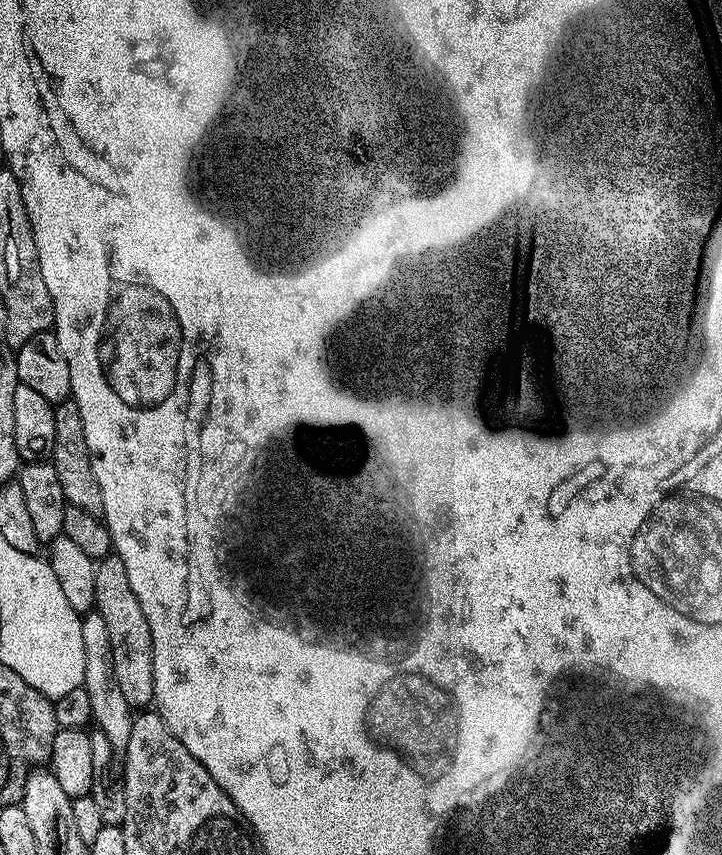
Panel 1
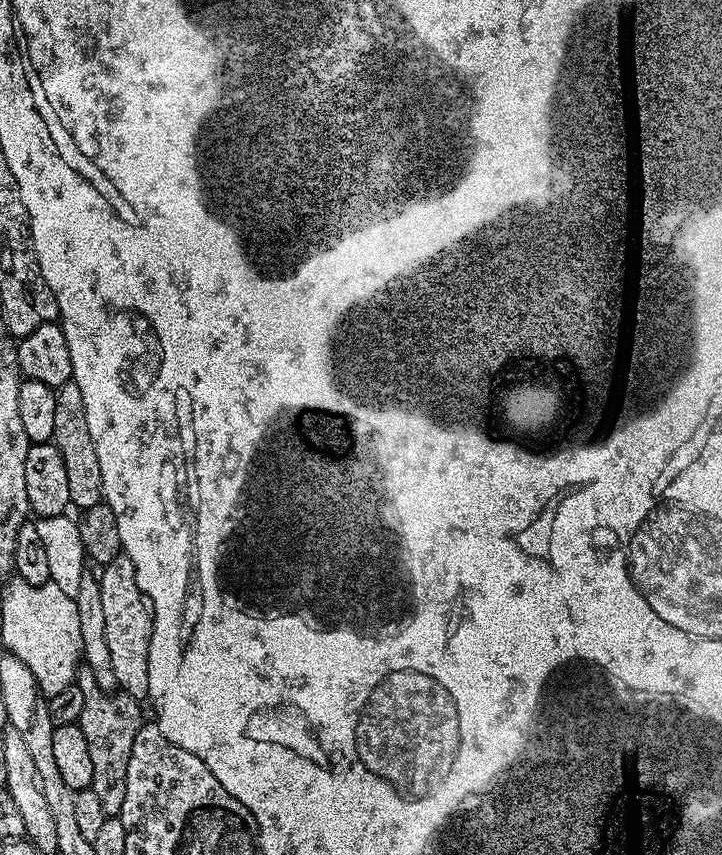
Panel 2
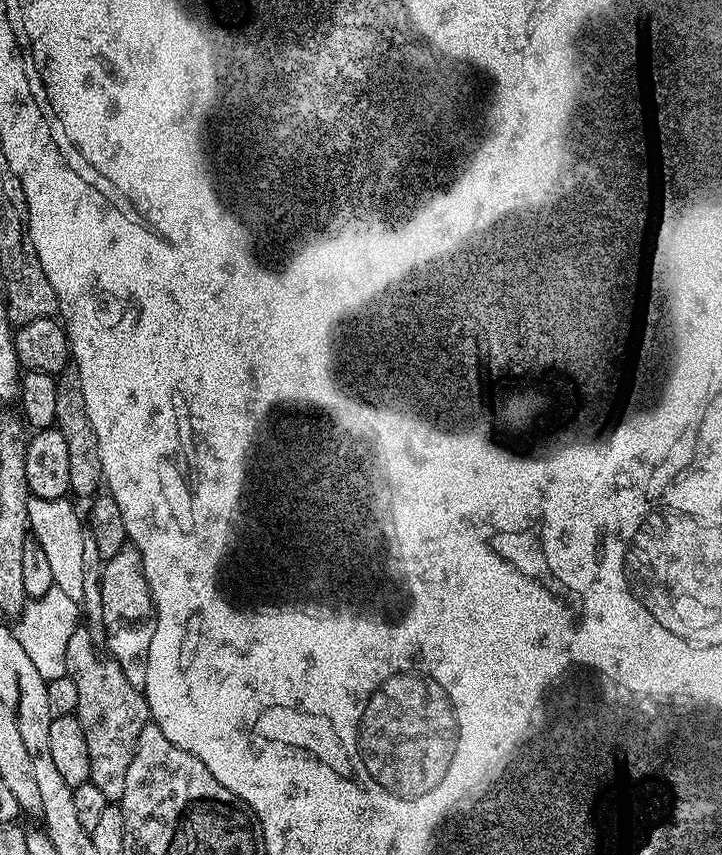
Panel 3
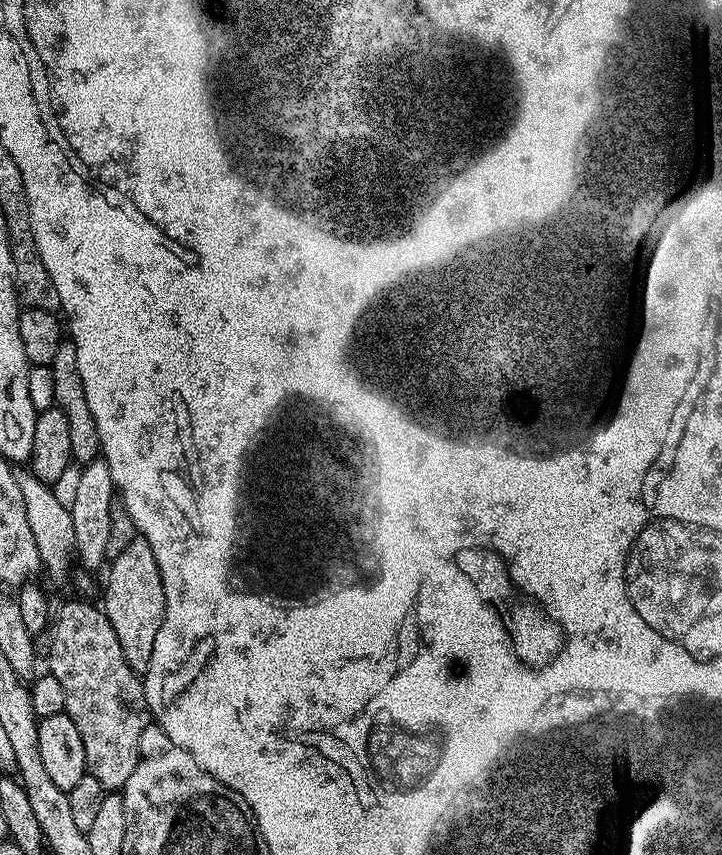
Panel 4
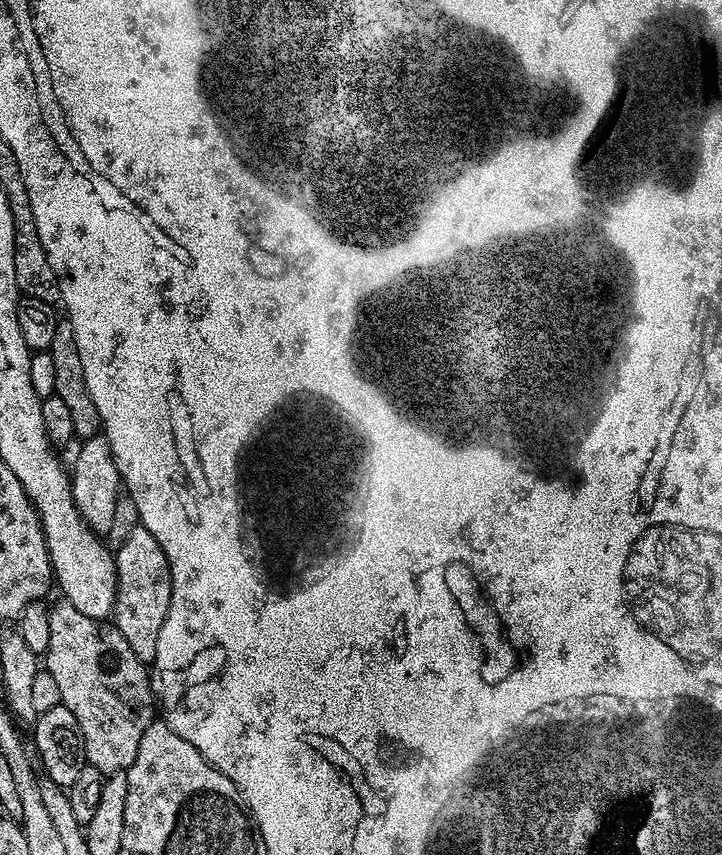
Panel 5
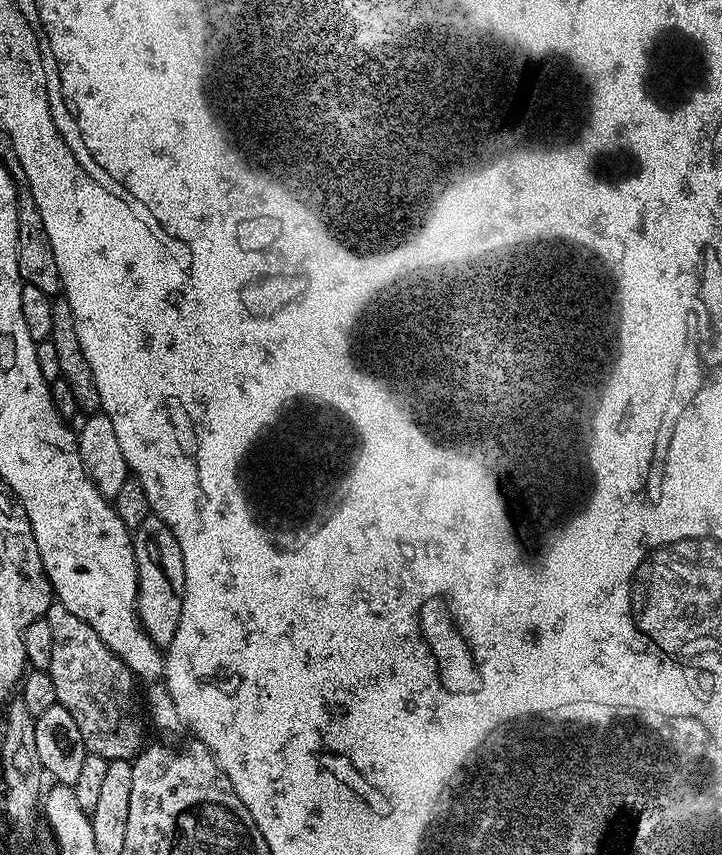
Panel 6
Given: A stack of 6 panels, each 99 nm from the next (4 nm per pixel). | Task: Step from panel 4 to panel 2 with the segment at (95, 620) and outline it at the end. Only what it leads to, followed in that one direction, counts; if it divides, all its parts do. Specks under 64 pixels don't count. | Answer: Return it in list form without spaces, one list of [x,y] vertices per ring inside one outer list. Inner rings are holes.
[[[79,673],[78,683],[84,695],[82,714],[78,721],[82,734],[90,746],[90,763],[94,765],[92,792],[98,794],[105,817],[119,817],[122,802],[126,802],[126,766],[130,766],[130,746],[134,746],[134,734],[142,723],[137,697],[109,694],[98,686],[92,673]]]

